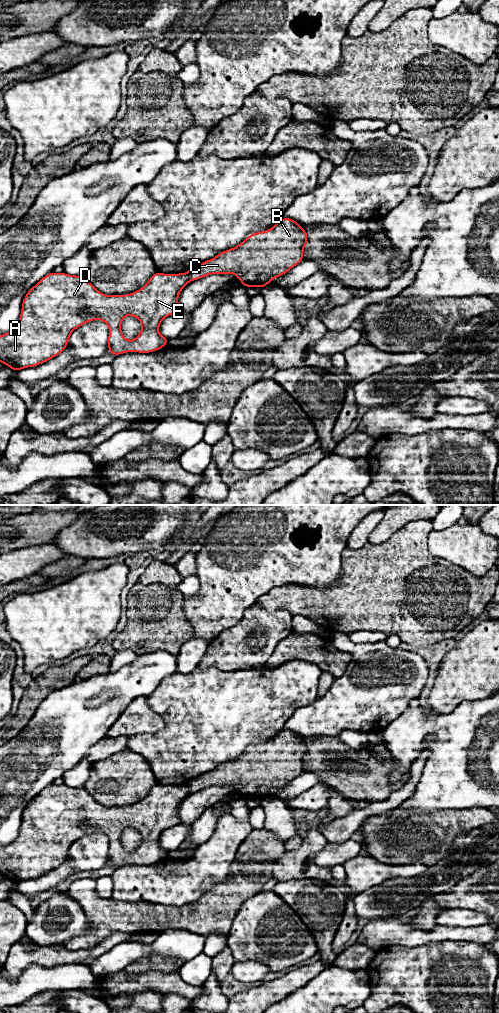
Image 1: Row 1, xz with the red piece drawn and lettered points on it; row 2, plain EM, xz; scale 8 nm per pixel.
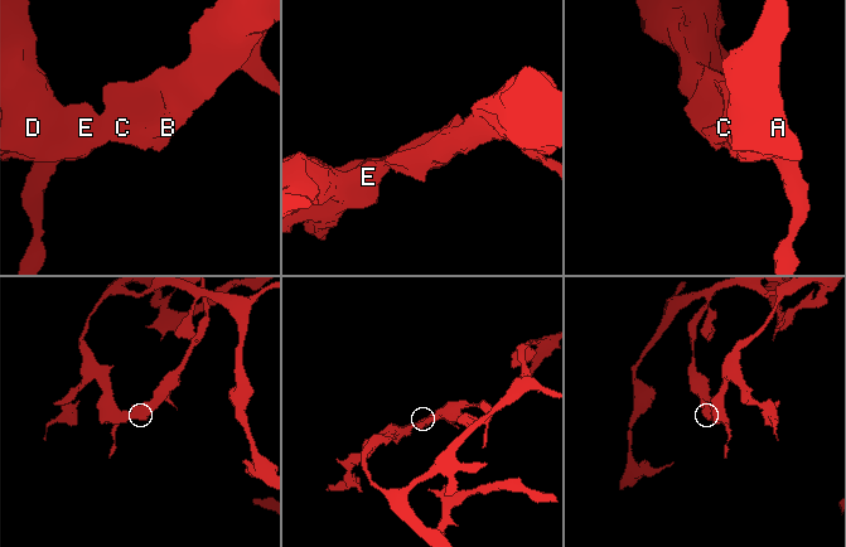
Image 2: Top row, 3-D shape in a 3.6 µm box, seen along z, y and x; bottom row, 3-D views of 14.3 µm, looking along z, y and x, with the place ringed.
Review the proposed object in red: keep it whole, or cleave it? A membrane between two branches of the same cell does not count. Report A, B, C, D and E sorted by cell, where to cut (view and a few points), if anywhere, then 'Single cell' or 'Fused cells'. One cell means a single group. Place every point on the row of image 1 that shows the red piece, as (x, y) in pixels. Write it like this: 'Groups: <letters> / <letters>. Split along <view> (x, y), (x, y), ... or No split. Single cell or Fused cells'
Groups: A D E / B C. Split along xz (186, 273), (191, 280). Fused cells

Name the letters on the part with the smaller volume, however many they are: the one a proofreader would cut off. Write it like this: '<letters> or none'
B, C

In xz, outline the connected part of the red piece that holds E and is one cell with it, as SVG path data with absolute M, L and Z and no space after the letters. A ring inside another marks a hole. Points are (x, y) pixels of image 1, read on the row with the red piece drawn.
M156 272L142 288L131 294L105 295L83 275L48 273L25 295L15 329L0 335L0 362L16 372L45 363L64 351L76 328L94 319L104 321L109 328L107 353L117 356L126 352L157 351L168 343L168 339L159 333L159 326L163 319L180 310L179 293L190 281L187 273ZM128 315L136 317L142 325L134 340L127 340L121 331L122 320Z

